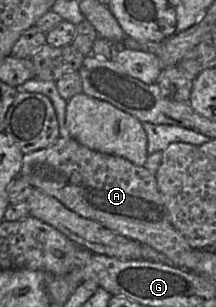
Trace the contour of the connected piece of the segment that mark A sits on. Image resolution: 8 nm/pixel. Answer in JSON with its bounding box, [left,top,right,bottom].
[18,137,193,255]

